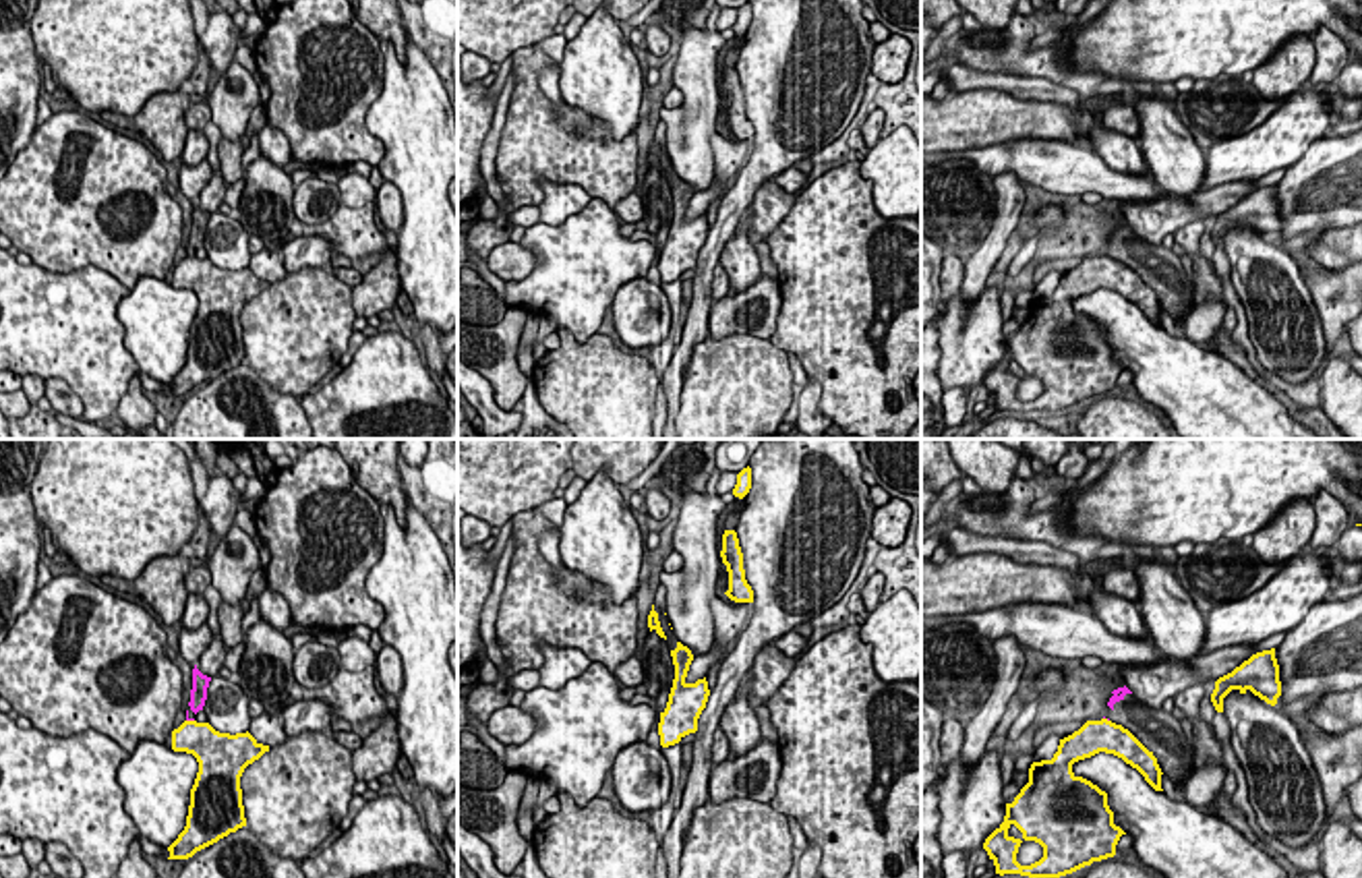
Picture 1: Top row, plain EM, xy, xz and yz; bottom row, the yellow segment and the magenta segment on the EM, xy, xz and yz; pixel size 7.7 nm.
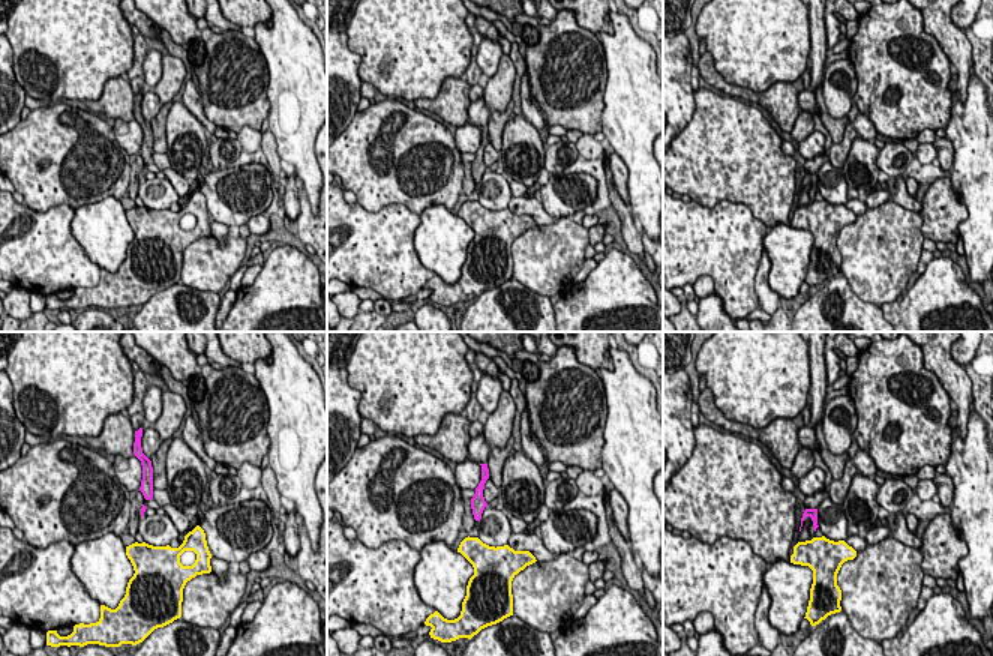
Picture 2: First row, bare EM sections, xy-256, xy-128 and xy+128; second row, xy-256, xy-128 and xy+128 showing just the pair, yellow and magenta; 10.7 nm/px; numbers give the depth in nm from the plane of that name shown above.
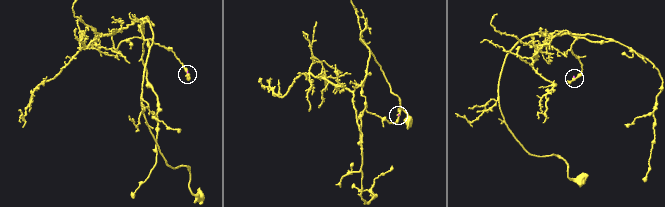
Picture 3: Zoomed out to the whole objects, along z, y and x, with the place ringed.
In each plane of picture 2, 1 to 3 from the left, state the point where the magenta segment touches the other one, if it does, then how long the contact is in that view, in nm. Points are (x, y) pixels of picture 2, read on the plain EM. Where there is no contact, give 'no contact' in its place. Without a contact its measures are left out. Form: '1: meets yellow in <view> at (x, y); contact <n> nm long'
1: no contact
2: no contact
3: no contact

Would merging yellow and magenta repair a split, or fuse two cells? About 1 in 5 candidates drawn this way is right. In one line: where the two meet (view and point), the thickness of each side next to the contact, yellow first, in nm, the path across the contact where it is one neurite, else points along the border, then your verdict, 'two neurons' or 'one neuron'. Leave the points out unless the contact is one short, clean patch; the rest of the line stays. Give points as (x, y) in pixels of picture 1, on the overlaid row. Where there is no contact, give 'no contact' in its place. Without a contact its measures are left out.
xy (191, 721) | 280/30 nm | along xy (187, 719), (193, 721) | two neurons

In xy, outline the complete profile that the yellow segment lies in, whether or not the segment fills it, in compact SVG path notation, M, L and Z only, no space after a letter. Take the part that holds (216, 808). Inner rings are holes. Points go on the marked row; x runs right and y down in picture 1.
M184 721L172 731L172 750L193 754L199 762L186 826L168 847L168 859L188 859L246 826L240 777L269 745L248 731L230 735L209 723Z

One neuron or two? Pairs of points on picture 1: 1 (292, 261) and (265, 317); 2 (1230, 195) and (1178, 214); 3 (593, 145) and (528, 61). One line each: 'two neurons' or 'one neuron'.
1: two neurons
2: one neuron
3: one neuron

